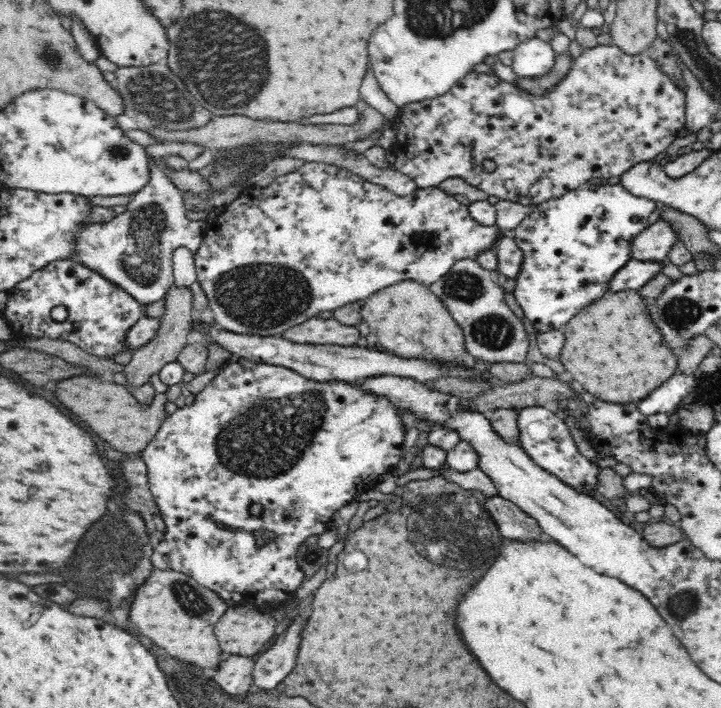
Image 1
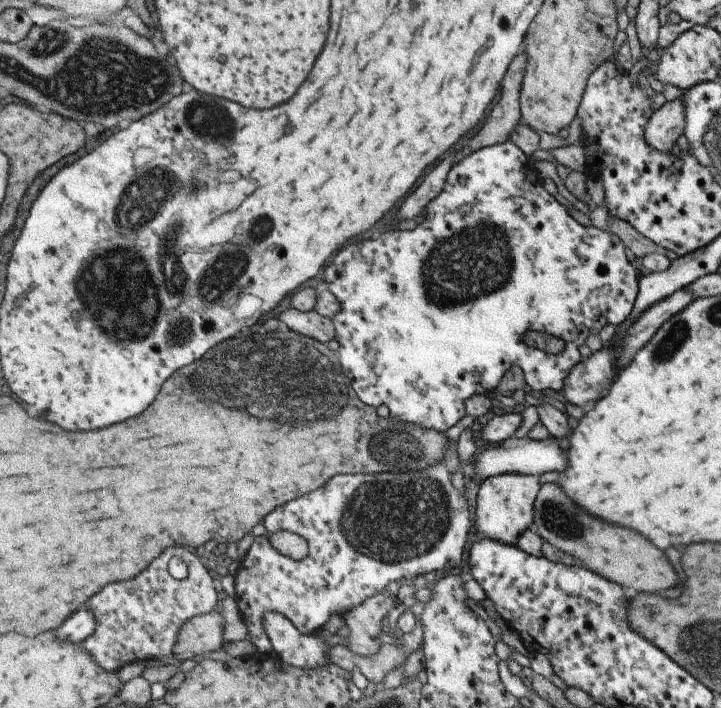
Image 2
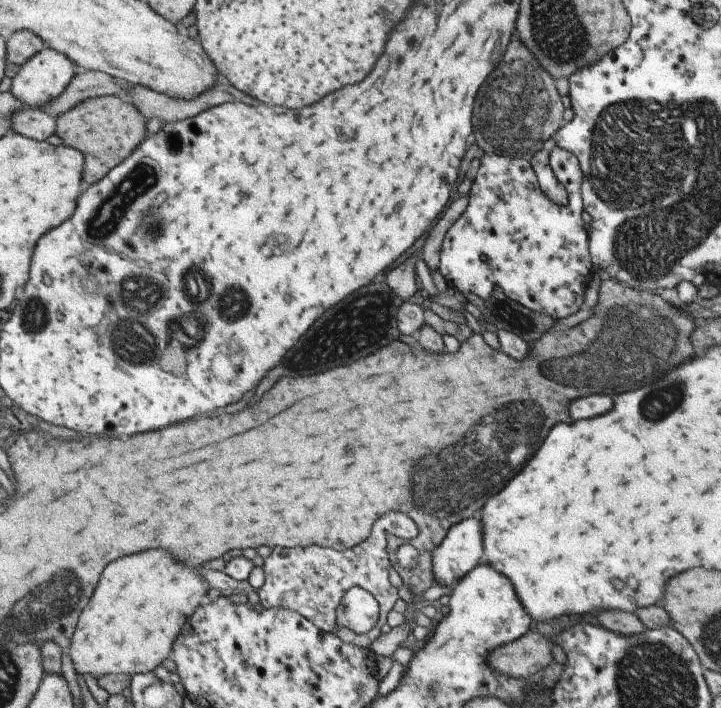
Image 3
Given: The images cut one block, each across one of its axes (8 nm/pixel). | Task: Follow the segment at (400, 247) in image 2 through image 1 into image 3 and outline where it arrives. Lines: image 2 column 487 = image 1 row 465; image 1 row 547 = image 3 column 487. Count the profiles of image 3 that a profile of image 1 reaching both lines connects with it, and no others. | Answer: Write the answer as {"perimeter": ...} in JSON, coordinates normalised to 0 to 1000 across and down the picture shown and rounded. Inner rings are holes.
{"perimeter":[[[767,209],[761,230],[786,271],[785,291],[777,291],[755,277],[735,225],[681,218],[666,225],[662,250],[648,277],[646,297],[619,328],[610,352],[610,387],[635,412],[644,417],[655,412],[670,424],[680,421],[687,412],[696,412],[705,424],[716,425],[741,441],[766,446],[771,452],[799,444],[810,434],[814,397],[824,379],[818,367],[816,328],[804,304],[809,298],[809,243],[799,219],[786,210]]]}

